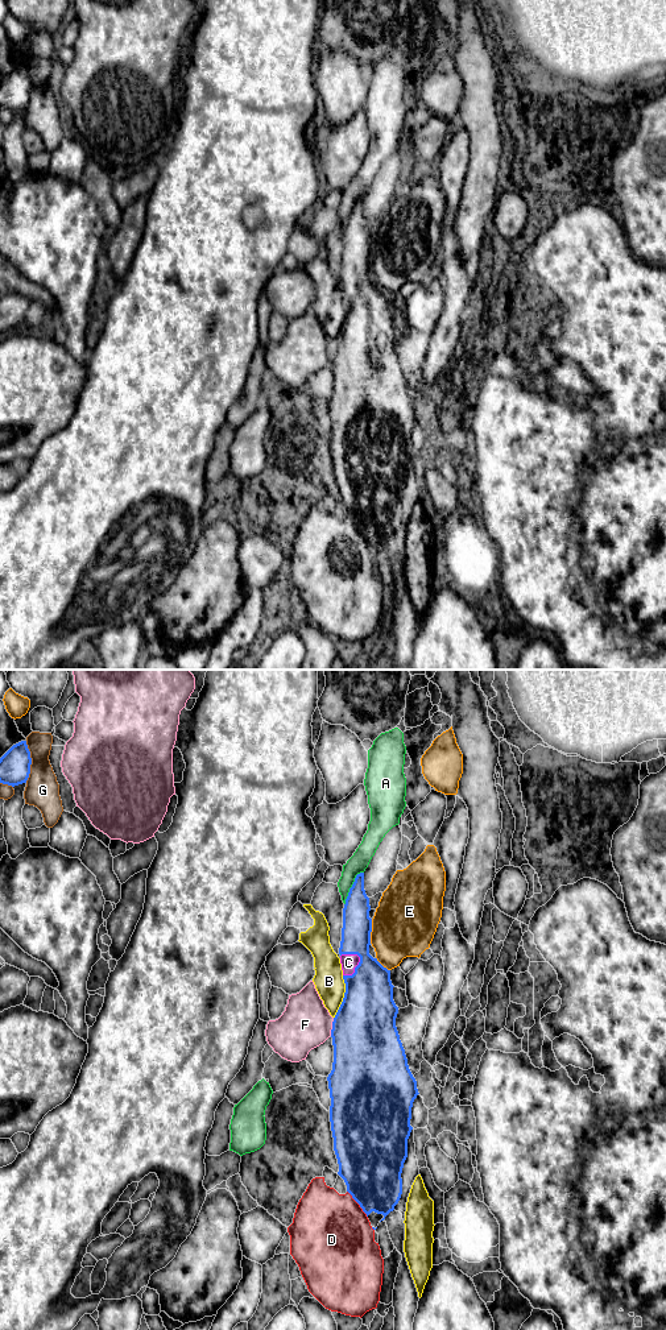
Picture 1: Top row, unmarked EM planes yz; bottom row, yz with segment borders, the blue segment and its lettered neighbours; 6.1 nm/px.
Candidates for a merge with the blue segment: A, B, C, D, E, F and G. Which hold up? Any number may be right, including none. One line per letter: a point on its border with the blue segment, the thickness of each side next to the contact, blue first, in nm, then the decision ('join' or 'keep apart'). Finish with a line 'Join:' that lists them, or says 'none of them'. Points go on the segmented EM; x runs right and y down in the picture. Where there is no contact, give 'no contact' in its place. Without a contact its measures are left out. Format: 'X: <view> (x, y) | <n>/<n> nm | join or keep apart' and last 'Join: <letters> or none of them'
A: yz (351, 887) | 180/120 nm | keep apart
B: yz (344, 997) | 400/180 nm | keep apart
C: yz (355, 968) | 320/100 nm | join
D: yz (358, 1202) | 380/480 nm | keep apart
E: yz (371, 931) | 180/380 nm | keep apart
F: yz (332, 1027) | 420/300 nm | keep apart
G: yz (30, 762) | 190/200 nm | keep apart
Join: C

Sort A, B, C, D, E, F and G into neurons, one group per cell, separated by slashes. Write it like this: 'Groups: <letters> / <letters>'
Groups: A / B / C / D / E G / F

